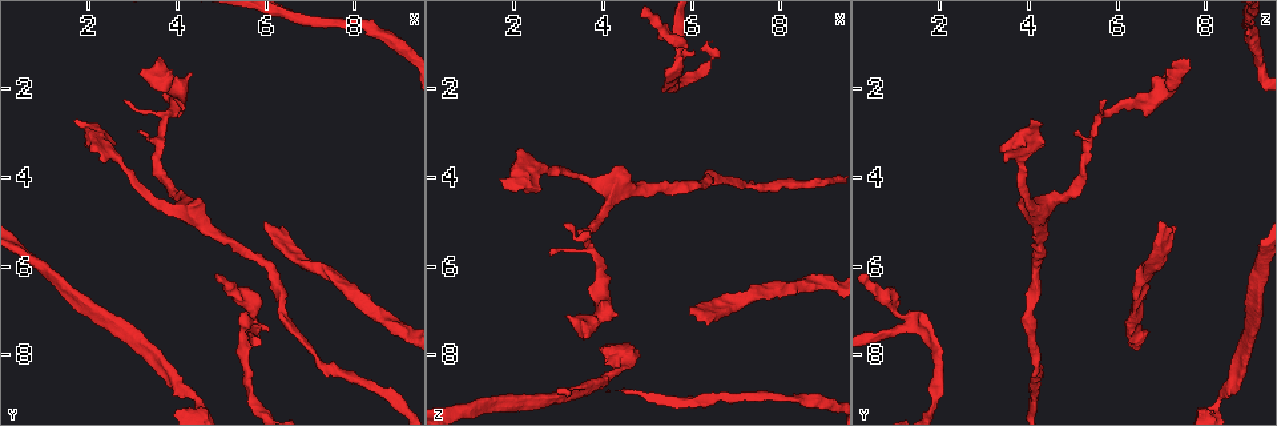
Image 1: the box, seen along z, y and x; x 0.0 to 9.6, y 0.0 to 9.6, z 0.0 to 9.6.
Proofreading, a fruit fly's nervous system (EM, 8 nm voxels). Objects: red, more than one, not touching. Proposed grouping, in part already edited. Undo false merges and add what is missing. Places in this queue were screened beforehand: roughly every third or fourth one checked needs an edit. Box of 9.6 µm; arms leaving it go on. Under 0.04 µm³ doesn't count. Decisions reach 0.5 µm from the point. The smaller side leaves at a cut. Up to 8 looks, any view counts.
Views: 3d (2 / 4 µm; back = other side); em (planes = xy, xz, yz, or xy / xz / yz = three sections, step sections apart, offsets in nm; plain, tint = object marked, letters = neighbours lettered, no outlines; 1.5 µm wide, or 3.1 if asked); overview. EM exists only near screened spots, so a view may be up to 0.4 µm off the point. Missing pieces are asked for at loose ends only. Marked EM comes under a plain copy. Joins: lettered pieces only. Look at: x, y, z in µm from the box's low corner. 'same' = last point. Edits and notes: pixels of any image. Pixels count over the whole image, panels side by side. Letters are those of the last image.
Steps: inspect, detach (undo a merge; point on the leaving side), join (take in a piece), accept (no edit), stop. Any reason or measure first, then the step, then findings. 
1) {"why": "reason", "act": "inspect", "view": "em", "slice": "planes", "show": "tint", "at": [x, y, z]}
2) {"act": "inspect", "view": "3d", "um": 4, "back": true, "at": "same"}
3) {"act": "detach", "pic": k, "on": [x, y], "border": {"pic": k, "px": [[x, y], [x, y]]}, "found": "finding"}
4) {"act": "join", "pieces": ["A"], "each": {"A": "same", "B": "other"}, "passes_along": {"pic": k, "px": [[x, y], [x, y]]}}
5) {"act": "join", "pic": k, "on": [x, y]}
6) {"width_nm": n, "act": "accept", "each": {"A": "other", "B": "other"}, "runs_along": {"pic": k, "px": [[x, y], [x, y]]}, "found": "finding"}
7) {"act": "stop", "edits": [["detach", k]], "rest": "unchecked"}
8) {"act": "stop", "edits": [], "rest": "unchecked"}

{"why": "three arms meet", "act": "inspect", "view": "3d", "um": 4, "at": [5.75, 7.20, 1.25]}

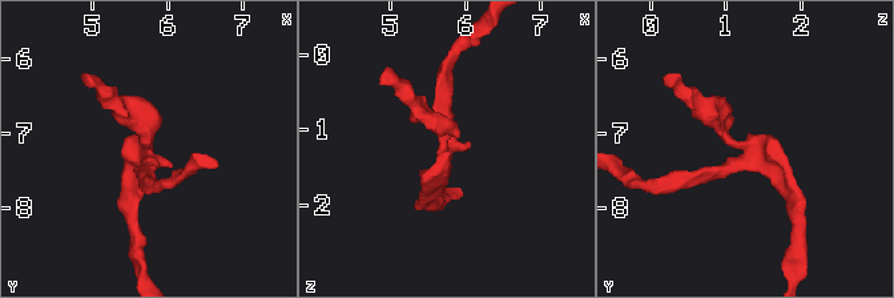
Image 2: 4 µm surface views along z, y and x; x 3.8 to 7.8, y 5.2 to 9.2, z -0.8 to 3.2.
{"act": "inspect", "view": "em", "slice": "planes", "show": "letters", "at": [5.75, 7.15, 1.30]}

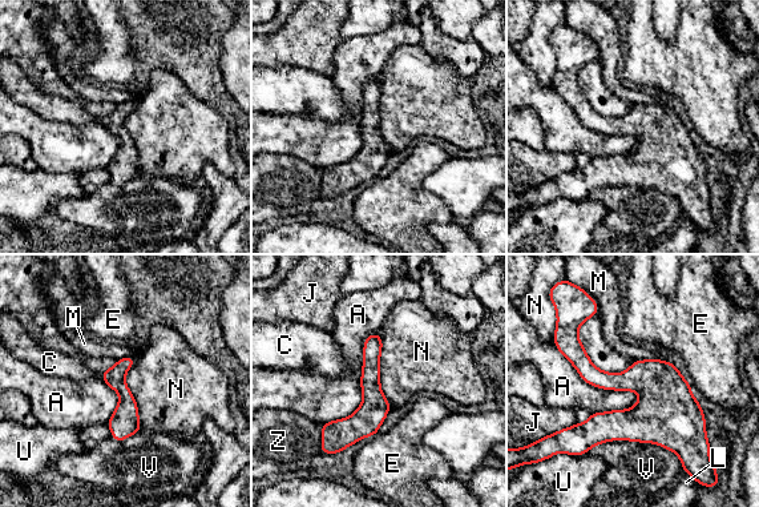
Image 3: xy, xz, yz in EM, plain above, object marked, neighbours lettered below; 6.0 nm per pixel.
{"width_nm": 130, "act": "accept", "each": {"A": "other", "C": "other", "E": "other", "J": "other", "L": "other", "M": "other", "N": "other", "U": "other", "V": "other", "Z": "other"}, "runs_along": {"pic": 3, "px": [[376, 337], [371, 406], [328, 443]]}, "found": "one cell here"}

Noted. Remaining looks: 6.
{"why": "an open end", "act": "inspect", "view": "em", "slice": "xy", "step": 8, "show": "letters", "at": [2.85, 2.20, 5.75]}

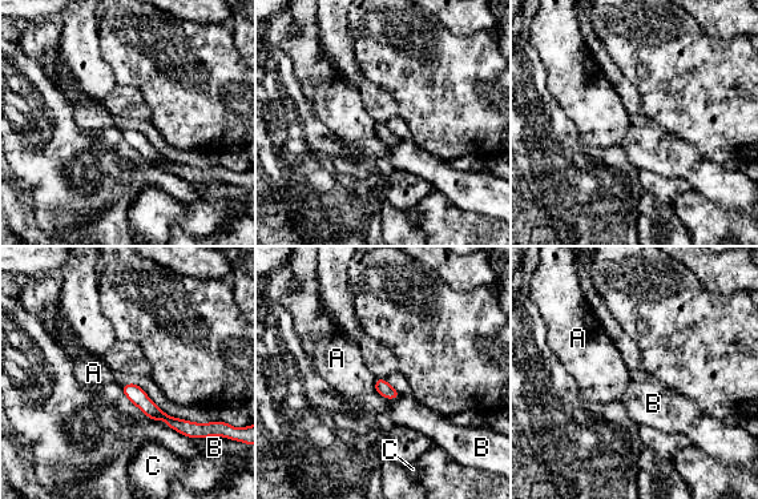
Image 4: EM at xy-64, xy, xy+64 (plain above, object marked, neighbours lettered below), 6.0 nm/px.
{"why": "another direction", "act": "inspect", "view": "em", "slice": "xz", "step": 4, "show": "letters", "at": "same"}

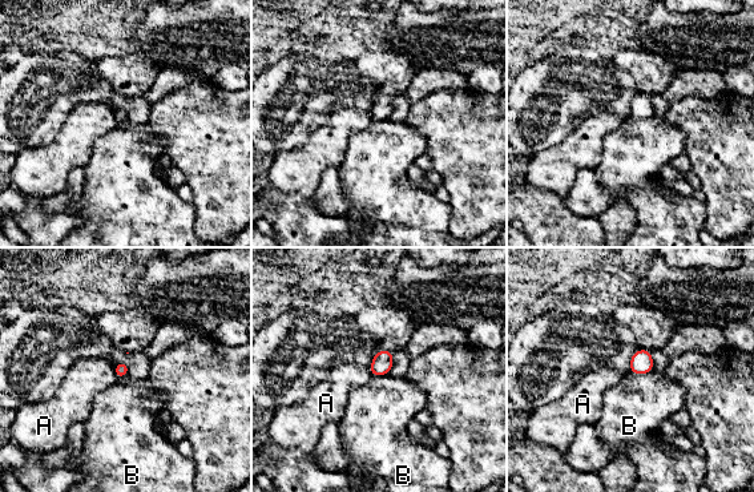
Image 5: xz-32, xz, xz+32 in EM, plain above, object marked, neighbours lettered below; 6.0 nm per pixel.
{"longest_contact_nm": ["B", 140], "act": "accept", "each": {"A": "other", "B": "other"}, "border": {"pic": 5, "px": [[113, 365], [117, 378]]}, "found": "none of them fits"}

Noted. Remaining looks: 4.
{"why": "thick turns thin", "act": "inspect", "view": "3d", "um": 4, "at": [2.50, 3.55, 3.80]}

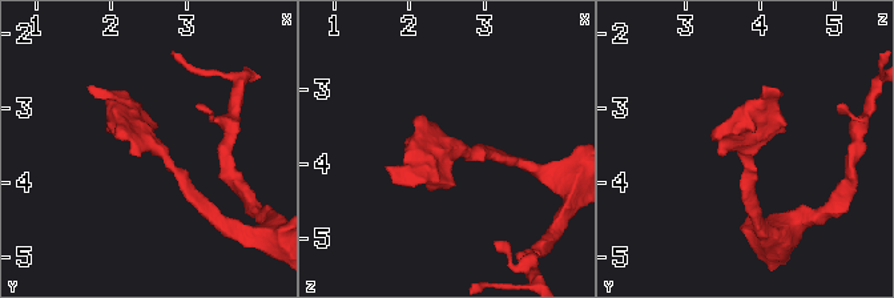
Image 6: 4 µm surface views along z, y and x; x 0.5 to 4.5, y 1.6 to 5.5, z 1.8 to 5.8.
{"why": "shape alone is not enough", "act": "inspect", "view": "em", "slice": "yz", "step": 4, "show": "letters", "at": [2.50, 3.45, 3.80]}

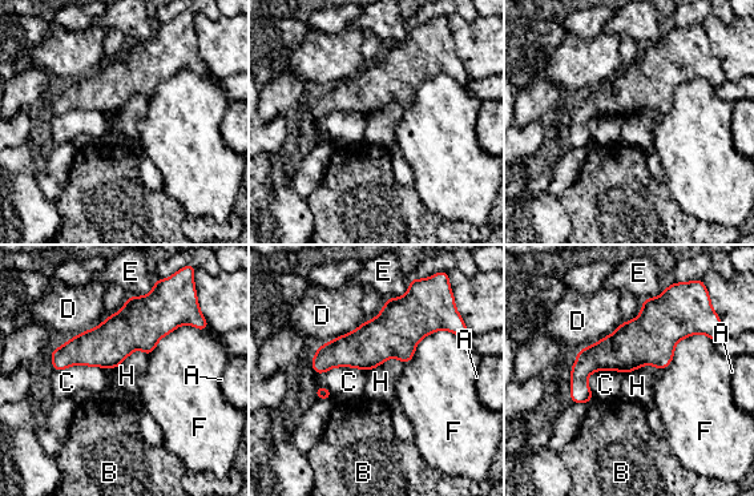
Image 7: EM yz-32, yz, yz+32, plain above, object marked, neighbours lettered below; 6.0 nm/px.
{"act": "inspect", "view": "em", "slice": "planes", "show": "letters", "at": "same"}

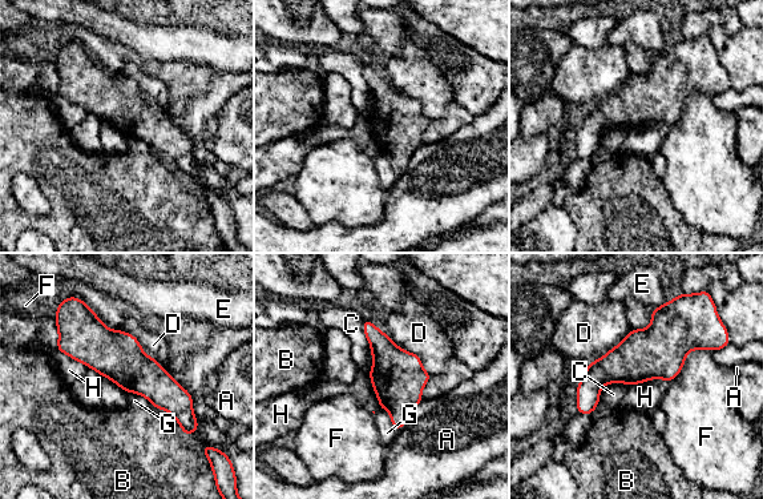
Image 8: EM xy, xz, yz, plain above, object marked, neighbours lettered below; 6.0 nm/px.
{"longest_contact_nm": ["D", 400], "act": "accept", "each": {"A": "other", "B": "other", "C": "other", "D": "other", "E": "other", "F": "other", "G": "other", "H": "other"}, "runs_along": {"pic": 8, "px": [[73, 353], [116, 354], [193, 427]]}, "found": "one cell here"}

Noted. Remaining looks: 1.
{"act": "stop", "edits": [], "rest": "unchecked"}

